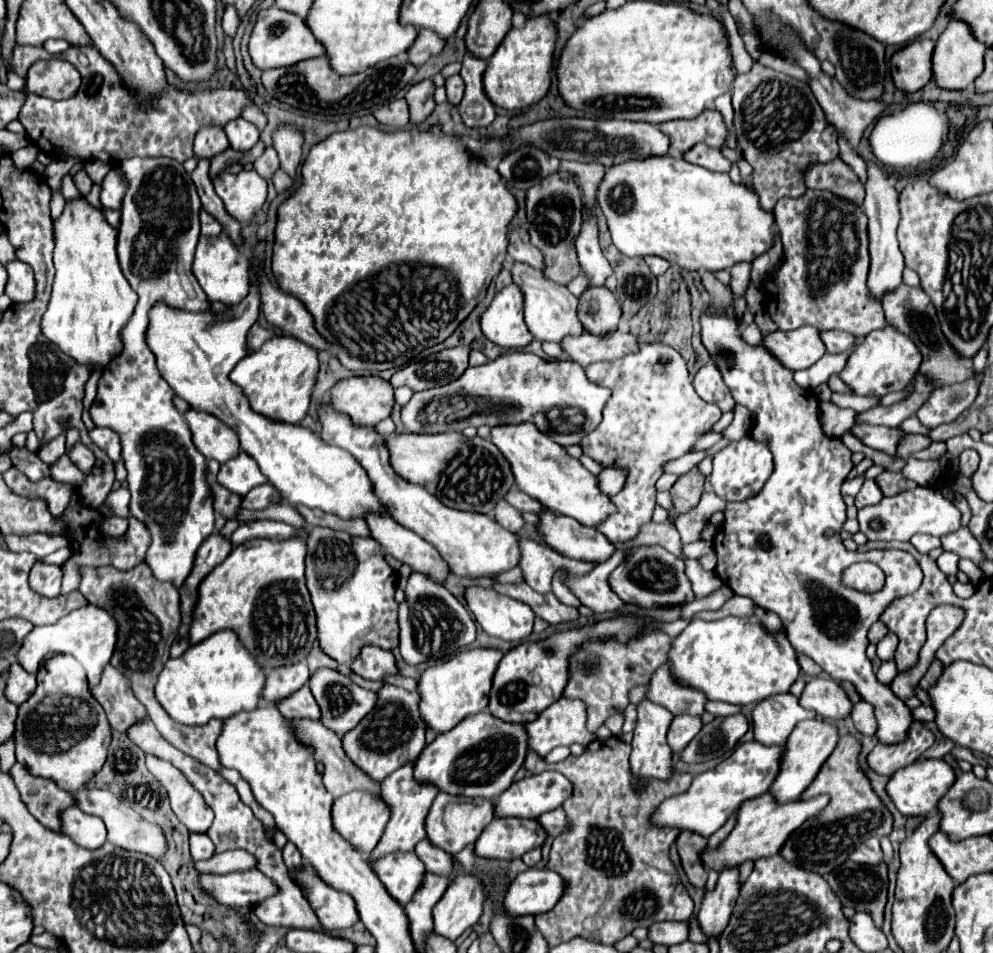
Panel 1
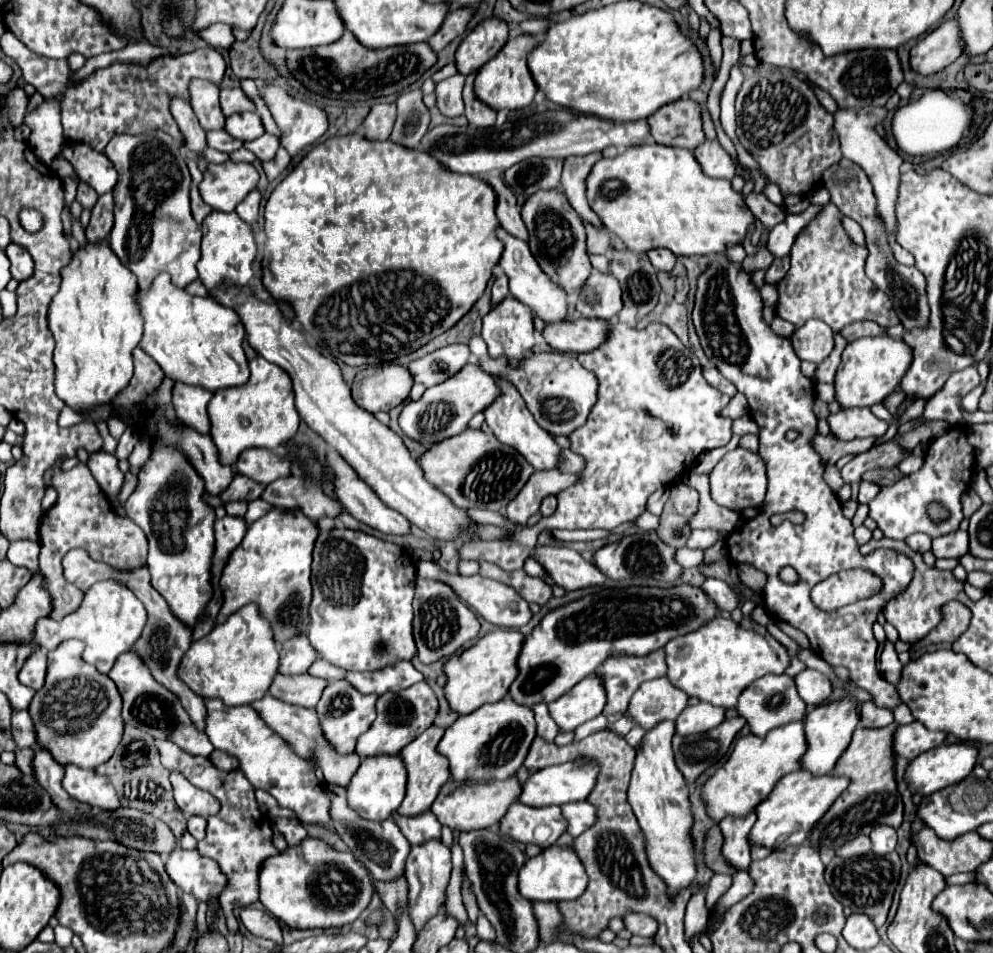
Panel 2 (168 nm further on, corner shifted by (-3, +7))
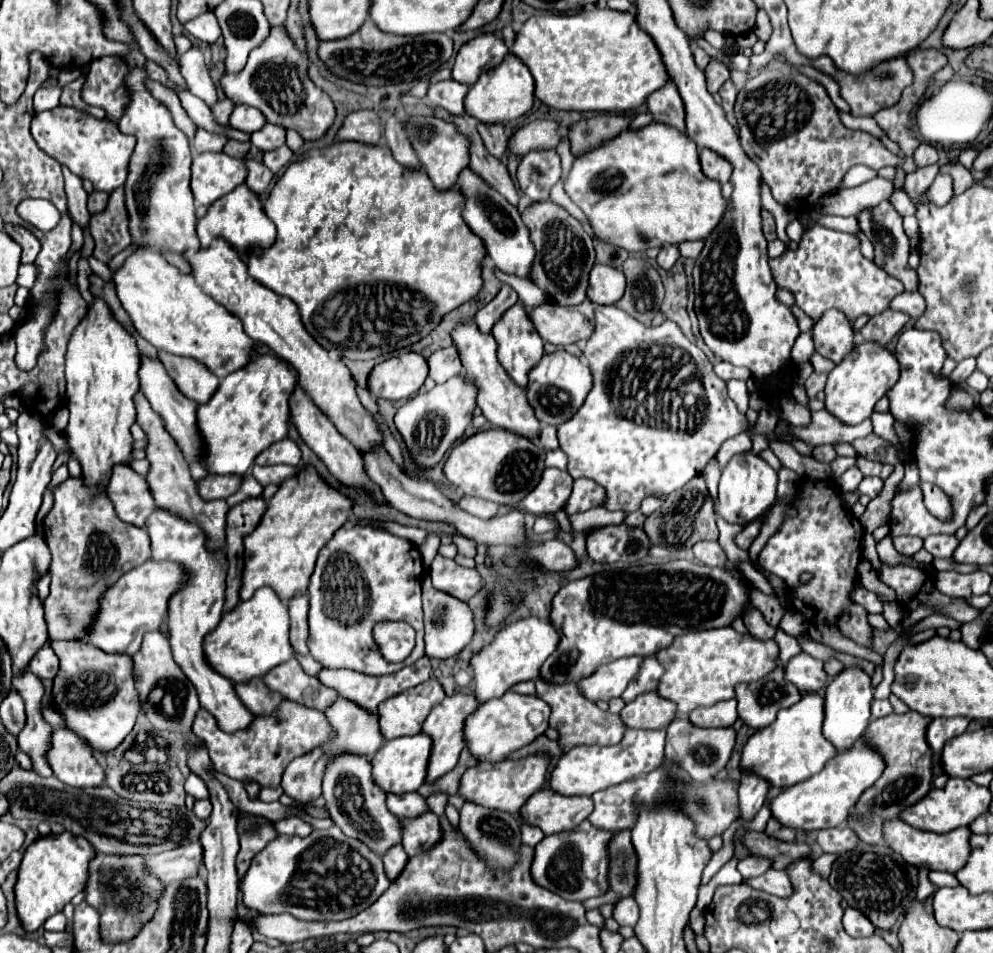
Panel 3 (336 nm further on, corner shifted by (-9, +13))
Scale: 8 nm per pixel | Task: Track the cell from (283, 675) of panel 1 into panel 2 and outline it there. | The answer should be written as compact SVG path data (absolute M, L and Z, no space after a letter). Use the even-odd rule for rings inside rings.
M295 636L281 646L281 660L279 660L279 674L295 676L305 674L309 666L315 662L317 654L307 636Z

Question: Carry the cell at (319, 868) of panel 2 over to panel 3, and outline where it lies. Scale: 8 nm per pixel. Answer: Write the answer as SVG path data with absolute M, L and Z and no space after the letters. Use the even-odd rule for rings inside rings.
M337 826L313 830L311 836L277 836L255 858L239 880L241 904L261 914L289 912L299 920L345 920L369 908L391 880L385 874L381 856L345 836Z

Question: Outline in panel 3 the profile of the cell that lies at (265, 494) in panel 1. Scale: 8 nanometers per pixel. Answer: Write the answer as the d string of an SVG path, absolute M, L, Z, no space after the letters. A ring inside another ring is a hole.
M205 476L203 480L197 480L197 492L203 500L217 500L217 498L229 498L237 488L241 486L241 476Z

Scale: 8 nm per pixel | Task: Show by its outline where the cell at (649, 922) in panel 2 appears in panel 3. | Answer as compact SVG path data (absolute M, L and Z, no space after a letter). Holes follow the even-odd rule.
M631 896L621 898L613 908L613 918L619 922L619 926L635 926L639 918L639 908L635 898Z

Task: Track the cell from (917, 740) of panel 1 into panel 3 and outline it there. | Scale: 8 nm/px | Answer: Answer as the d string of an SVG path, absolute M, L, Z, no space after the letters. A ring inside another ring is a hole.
M955 716L953 720L935 718L927 728L927 742L933 748L933 752L939 756L943 752L943 746L947 740L963 734L967 730L971 720L965 720L965 716Z

